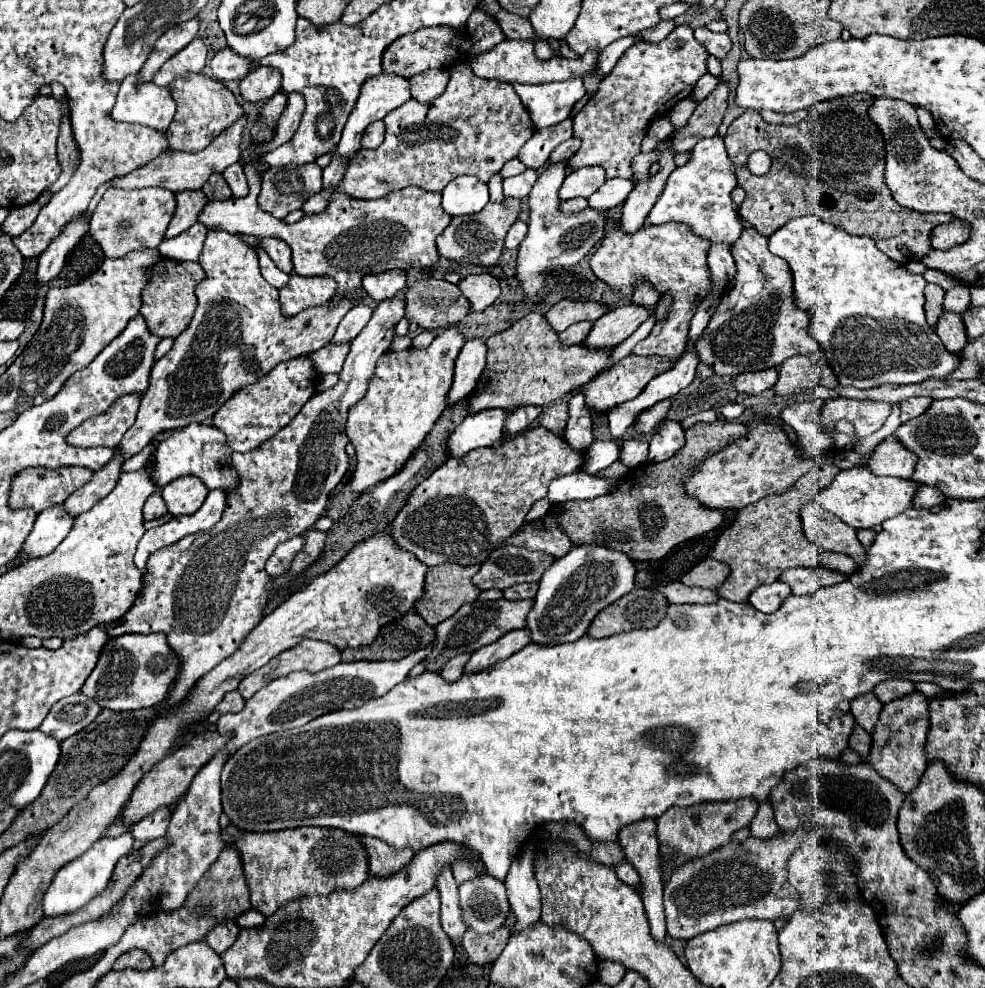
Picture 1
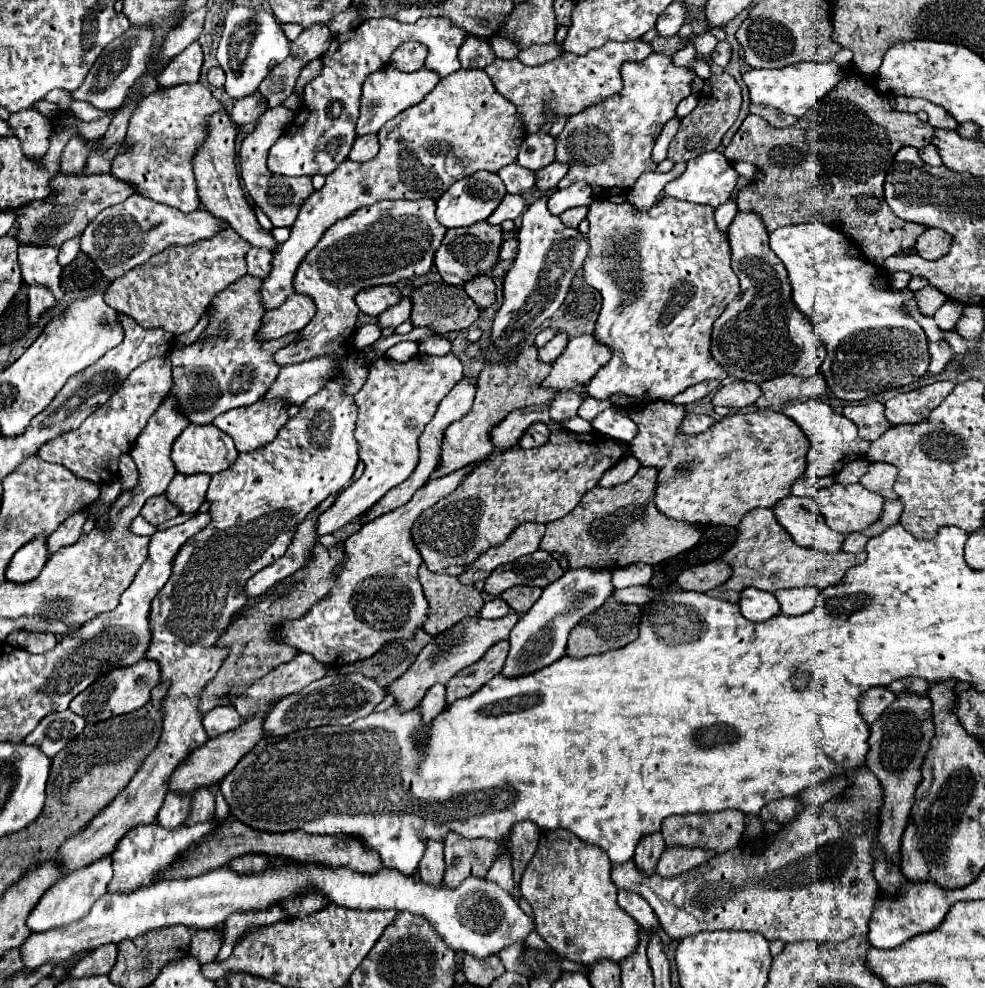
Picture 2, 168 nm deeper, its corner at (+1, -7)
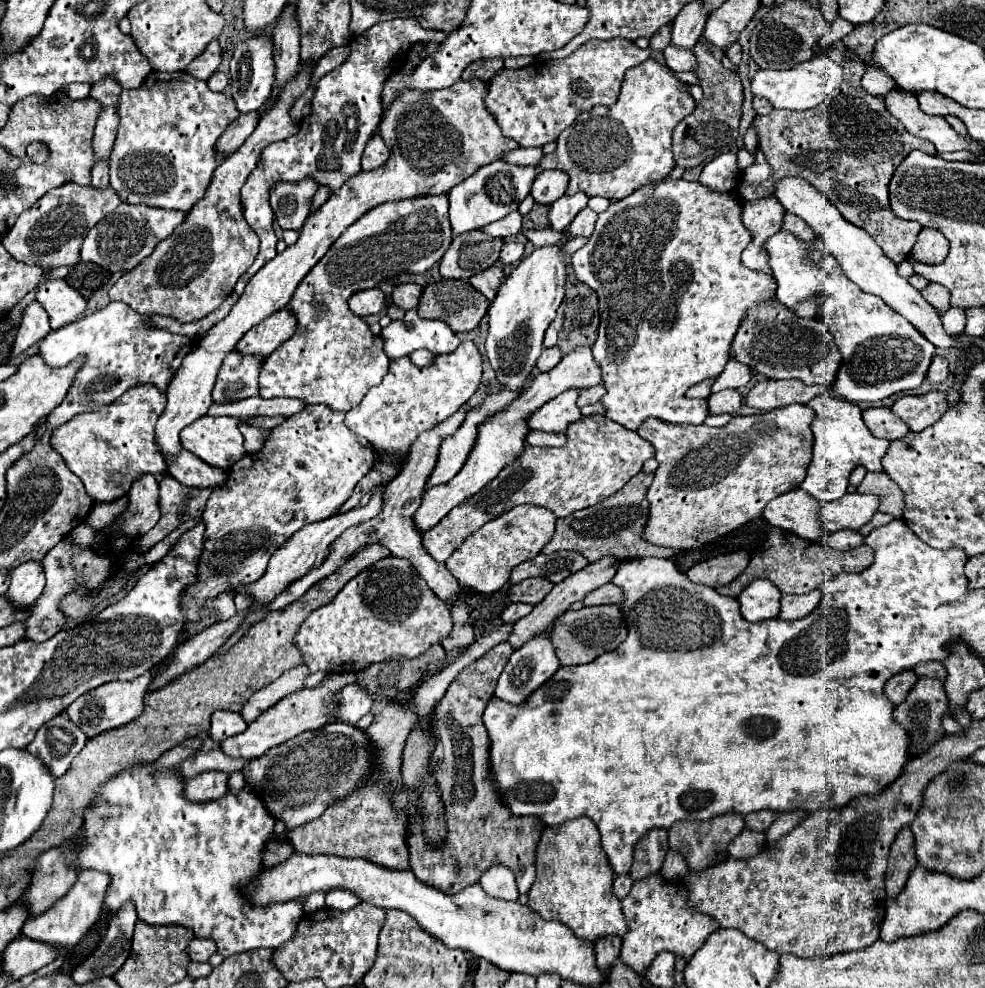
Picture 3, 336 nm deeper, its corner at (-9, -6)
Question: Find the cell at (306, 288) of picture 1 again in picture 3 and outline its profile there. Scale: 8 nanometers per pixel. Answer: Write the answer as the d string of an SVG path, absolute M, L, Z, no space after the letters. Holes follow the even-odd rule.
M276 311L256 327L252 327L236 345L236 351L244 355L270 355L276 347L280 347L296 327L296 317L290 311Z

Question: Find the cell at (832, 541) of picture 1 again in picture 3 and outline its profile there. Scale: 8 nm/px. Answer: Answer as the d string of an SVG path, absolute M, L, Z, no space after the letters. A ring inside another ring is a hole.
M800 487L772 499L764 507L762 517L768 523L780 529L788 529L808 541L820 541L824 535L820 523L820 503Z

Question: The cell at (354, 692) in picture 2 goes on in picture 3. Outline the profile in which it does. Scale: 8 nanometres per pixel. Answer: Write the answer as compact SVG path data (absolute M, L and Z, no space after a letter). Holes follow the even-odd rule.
M348 685L340 691L340 705L336 709L336 717L346 723L356 723L362 715L366 715L372 707L372 695L366 693L360 685Z

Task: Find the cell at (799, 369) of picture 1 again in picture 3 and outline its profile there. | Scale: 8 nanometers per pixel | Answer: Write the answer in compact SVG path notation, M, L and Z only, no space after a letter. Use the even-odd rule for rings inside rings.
M764 379L758 381L744 397L744 403L748 407L760 409L760 411L772 411L780 409L792 403L808 403L812 397L824 393L826 389L822 385L804 385L802 381L776 381L776 379Z

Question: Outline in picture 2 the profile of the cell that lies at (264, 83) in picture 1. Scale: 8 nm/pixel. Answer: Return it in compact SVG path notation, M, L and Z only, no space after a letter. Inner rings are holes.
M254 92L254 96L236 100L230 116L232 116L234 124L244 126L244 124L254 124L258 120L258 116L262 116L262 112L266 112L266 100L262 100L262 96L258 96L258 92Z

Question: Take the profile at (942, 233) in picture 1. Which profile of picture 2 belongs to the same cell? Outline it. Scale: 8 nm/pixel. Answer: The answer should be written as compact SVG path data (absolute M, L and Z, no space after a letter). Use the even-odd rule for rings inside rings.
M928 228L916 242L916 252L926 260L936 260L946 256L950 250L950 234L940 228Z

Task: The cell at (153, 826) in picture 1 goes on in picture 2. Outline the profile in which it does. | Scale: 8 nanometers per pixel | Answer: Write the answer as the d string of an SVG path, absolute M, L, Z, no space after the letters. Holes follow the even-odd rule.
M166 794L164 798L164 804L156 816L156 824L166 828L166 830L174 830L178 828L186 816L188 816L188 810L190 810L190 800L192 796L180 796L180 794Z

